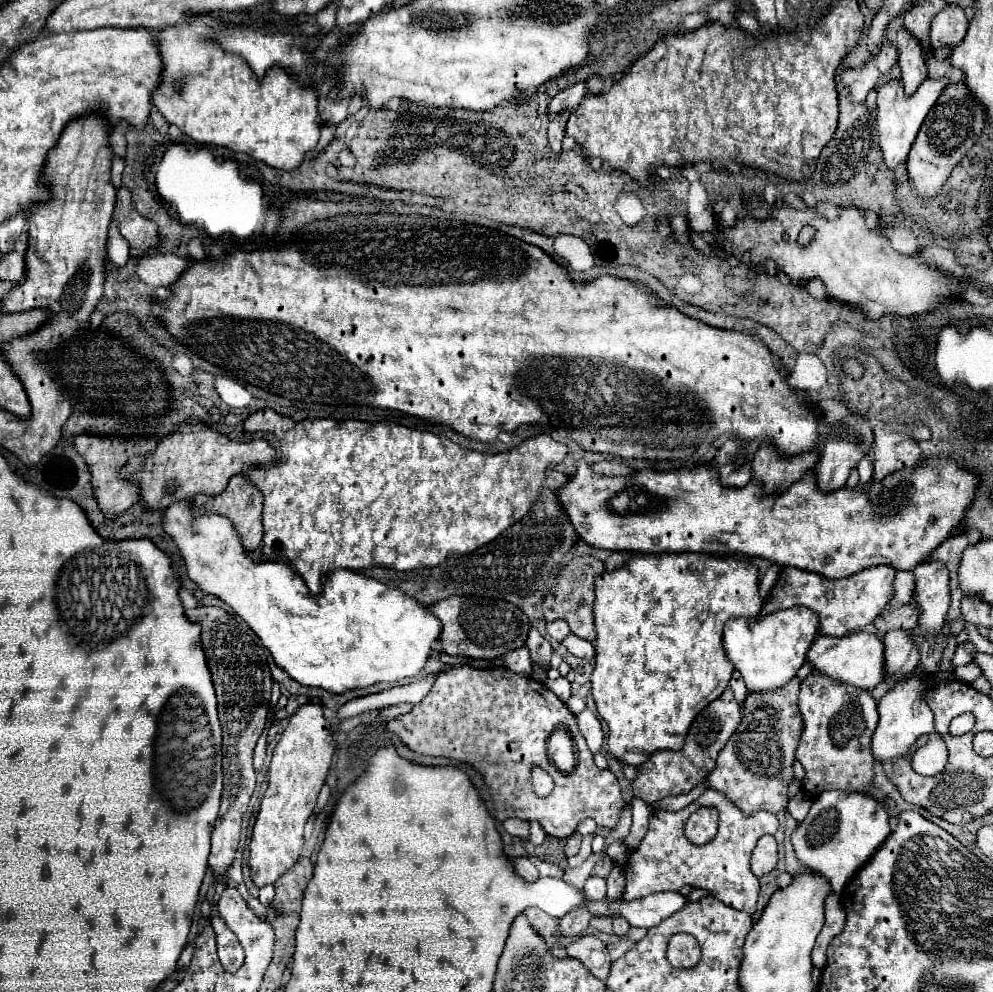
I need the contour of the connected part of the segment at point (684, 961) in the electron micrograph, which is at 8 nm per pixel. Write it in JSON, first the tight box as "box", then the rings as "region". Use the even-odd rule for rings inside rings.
{"box":[667,934,700,967],"region":[[[675,934],[668,943],[667,959],[674,967],[692,967],[700,959],[700,945],[690,934]]]}

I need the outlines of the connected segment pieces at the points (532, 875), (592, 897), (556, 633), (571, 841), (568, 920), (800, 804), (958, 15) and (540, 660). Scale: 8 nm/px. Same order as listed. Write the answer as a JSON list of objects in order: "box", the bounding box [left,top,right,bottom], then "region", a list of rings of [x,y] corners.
[{"box":[512,857,538,881],"region":[[[516,857],[516,859],[512,859],[512,867],[526,881],[536,881],[538,879],[538,869],[532,865],[532,861],[528,857]]]},{"box":[584,877,606,901],"region":[[[588,877],[584,885],[584,897],[586,901],[602,901],[606,897],[606,881],[602,877]]]},{"box":[546,619,570,641],"region":[[[562,619],[550,621],[550,623],[546,625],[546,629],[548,629],[550,637],[552,637],[552,639],[556,639],[556,641],[562,641],[564,637],[568,637],[568,635],[570,635],[570,627],[568,627],[568,623],[566,623],[566,621],[562,621]]]},{"box":[564,831,582,857],"region":[[[578,831],[566,839],[566,847],[564,847],[566,857],[570,857],[570,855],[576,855],[576,853],[578,853],[578,849],[580,849],[580,841],[582,841],[582,835],[580,835]]]},{"box":[558,905,592,937],"region":[[[578,905],[576,909],[572,909],[570,913],[566,913],[560,919],[560,929],[558,935],[566,935],[566,937],[574,937],[574,935],[582,935],[588,927],[592,919],[592,913],[588,911],[586,905]]]},{"box":[788,793,812,821],"region":[[[798,793],[796,797],[790,799],[790,803],[788,803],[788,811],[790,811],[790,815],[792,815],[796,821],[802,821],[804,815],[808,813],[810,805],[812,805],[812,801],[810,801],[808,797],[804,797],[804,793]]]},{"box":[930,3,968,49],"region":[[[950,3],[940,15],[934,17],[930,31],[932,49],[942,49],[942,47],[954,49],[958,43],[962,43],[966,31],[968,31],[968,21],[964,17],[962,7]]]},{"box":[526,627,552,667],"region":[[[534,627],[530,629],[530,635],[526,639],[526,647],[530,649],[530,659],[532,659],[534,665],[540,665],[540,667],[550,665],[552,647],[550,647],[550,643]]]}]

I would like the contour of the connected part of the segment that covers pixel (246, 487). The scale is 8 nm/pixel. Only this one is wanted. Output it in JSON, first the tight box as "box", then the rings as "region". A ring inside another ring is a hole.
{"box":[192,475,264,551],"region":[[[234,475],[228,483],[228,487],[224,489],[222,495],[218,497],[194,497],[192,499],[192,515],[202,515],[202,511],[212,511],[212,513],[220,513],[224,517],[228,517],[244,545],[246,551],[254,551],[262,545],[262,535],[264,535],[264,527],[262,527],[262,493],[258,489],[254,489],[246,477],[242,475]]]}

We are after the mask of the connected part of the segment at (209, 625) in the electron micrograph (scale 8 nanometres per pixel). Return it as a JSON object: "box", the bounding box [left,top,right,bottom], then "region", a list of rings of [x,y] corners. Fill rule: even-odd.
{"box":[186,607,272,877],"region":[[[194,607],[186,609],[186,617],[192,623],[202,627],[202,649],[208,661],[208,669],[212,673],[216,697],[218,697],[218,717],[222,725],[222,771],[223,791],[222,805],[218,813],[218,821],[212,831],[212,851],[208,857],[208,865],[214,869],[216,877],[228,871],[238,839],[240,839],[240,823],[242,815],[248,807],[250,795],[256,785],[256,773],[252,767],[252,753],[256,741],[264,729],[264,721],[270,709],[270,687],[272,675],[266,663],[266,647],[258,643],[256,635],[236,613],[228,613],[222,607]]]}

